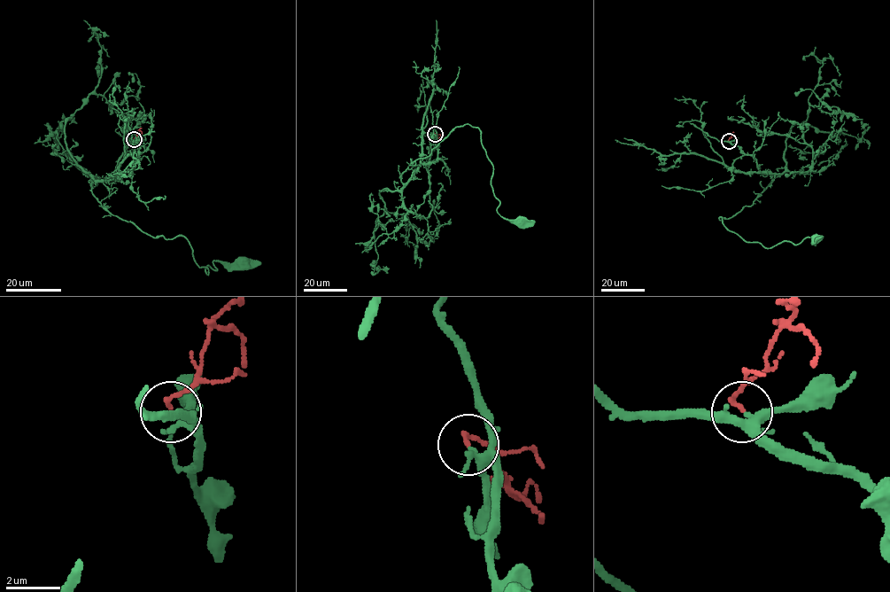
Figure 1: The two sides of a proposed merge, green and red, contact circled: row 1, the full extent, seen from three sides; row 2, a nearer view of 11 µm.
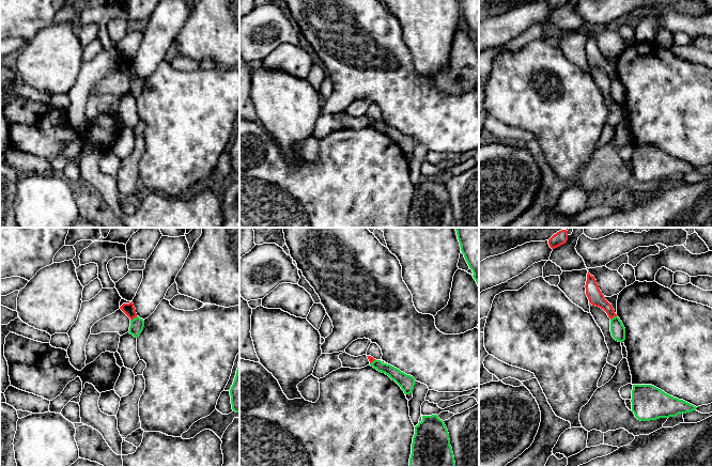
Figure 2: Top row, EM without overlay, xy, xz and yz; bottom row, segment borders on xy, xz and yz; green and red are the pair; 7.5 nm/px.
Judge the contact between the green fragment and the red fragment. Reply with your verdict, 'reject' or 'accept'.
reject

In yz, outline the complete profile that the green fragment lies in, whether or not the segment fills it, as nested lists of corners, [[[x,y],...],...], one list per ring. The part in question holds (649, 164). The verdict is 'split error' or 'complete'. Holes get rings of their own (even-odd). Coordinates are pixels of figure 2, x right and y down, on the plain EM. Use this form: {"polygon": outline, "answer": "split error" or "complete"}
{"polygon": [[[633,145],[632,172],[640,182],[676,177],[697,168],[674,158],[652,145]]], "answer": "complete"}

